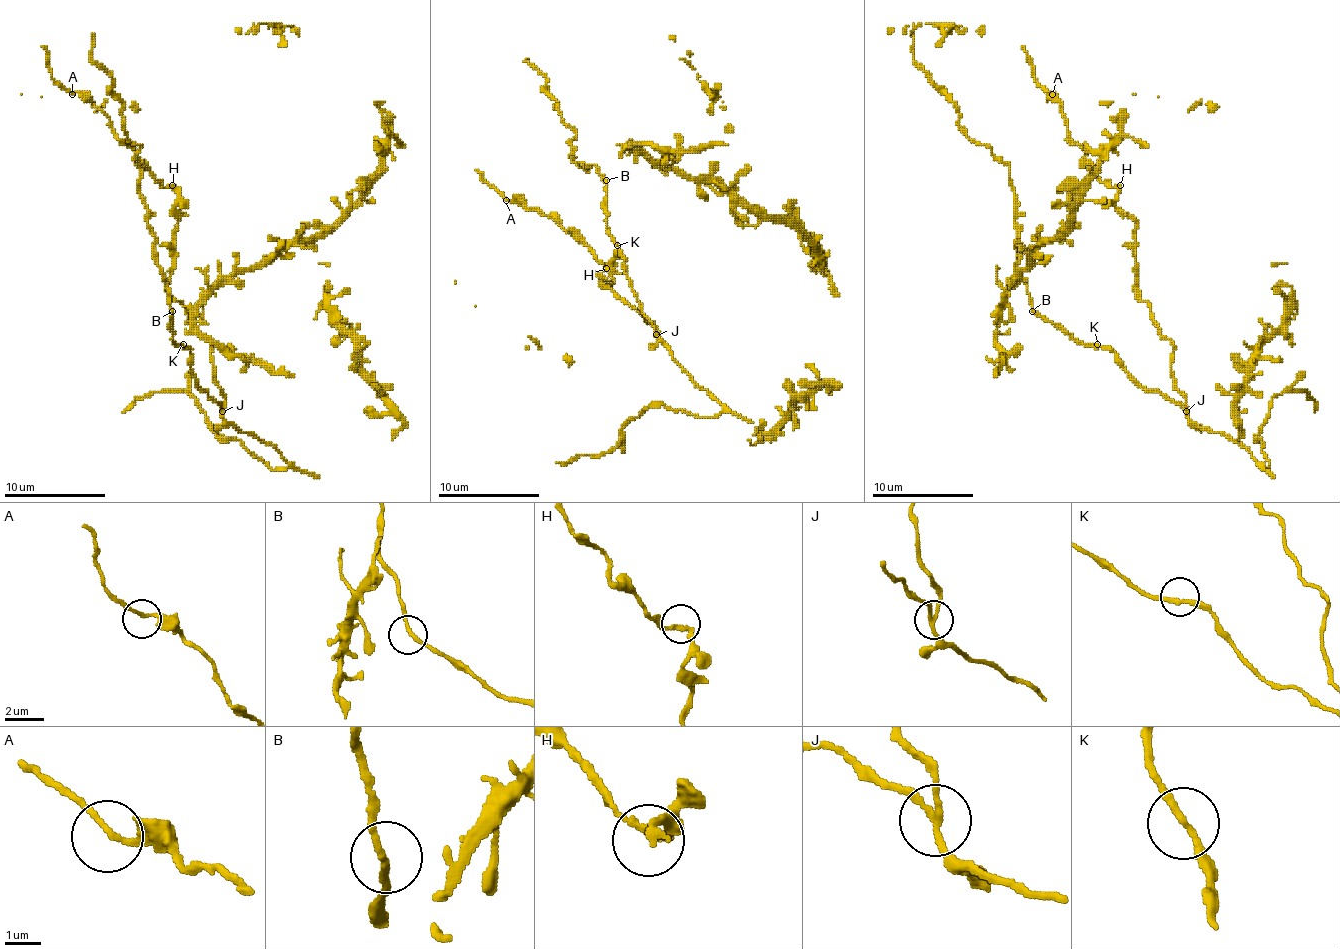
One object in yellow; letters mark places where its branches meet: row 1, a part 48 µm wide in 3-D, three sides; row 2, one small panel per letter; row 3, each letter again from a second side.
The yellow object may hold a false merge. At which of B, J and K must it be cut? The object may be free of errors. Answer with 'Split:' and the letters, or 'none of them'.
Split: J

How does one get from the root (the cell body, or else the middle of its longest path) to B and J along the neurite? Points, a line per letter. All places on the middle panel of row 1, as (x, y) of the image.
B: (617, 243), (606, 228), (606, 180)
J: (617, 243), (624, 261), (624, 273), (637, 296), (639, 309), (657, 334)

